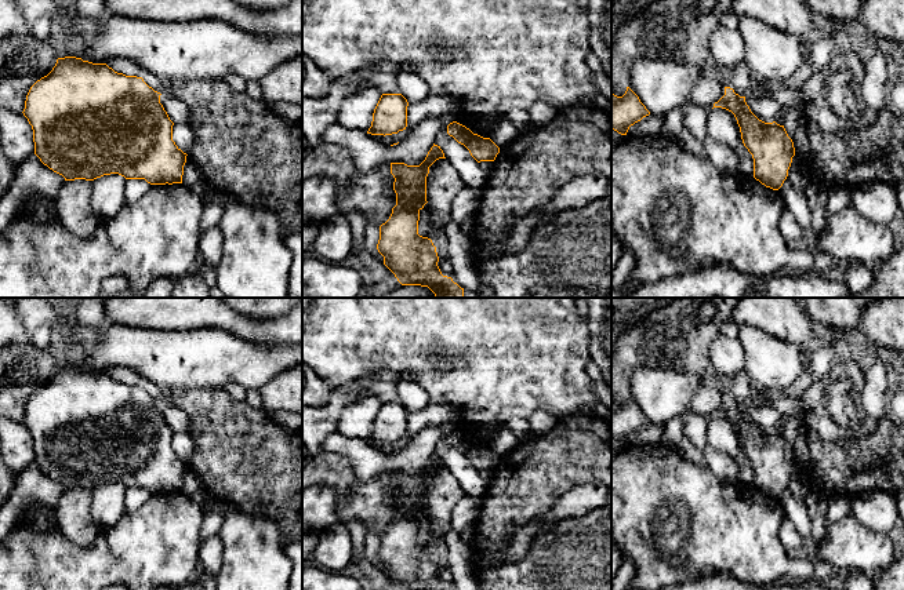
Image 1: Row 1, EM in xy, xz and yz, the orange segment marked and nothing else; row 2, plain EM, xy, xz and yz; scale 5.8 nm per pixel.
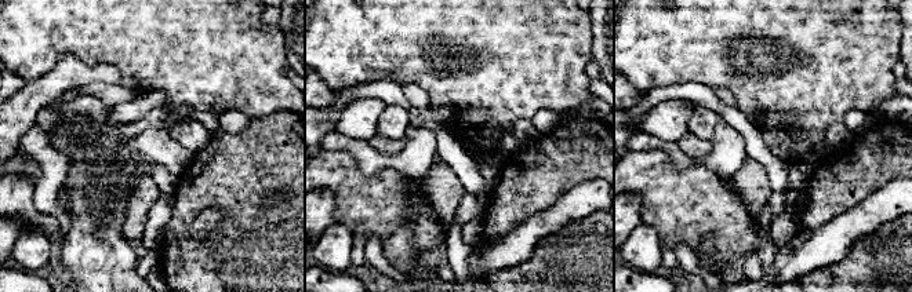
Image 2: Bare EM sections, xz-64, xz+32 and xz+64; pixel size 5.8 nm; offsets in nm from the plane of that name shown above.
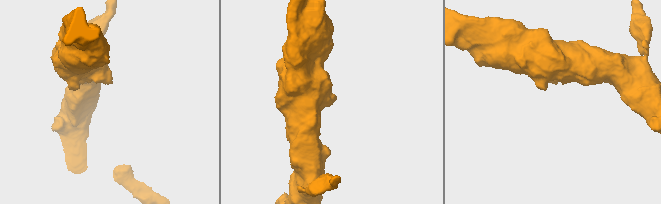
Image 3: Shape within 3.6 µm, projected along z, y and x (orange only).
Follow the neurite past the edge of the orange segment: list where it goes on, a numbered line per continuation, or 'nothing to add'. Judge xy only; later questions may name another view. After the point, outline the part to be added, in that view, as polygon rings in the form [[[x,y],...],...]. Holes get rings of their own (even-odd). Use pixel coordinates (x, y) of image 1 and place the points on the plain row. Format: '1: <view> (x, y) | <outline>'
nothing to add

